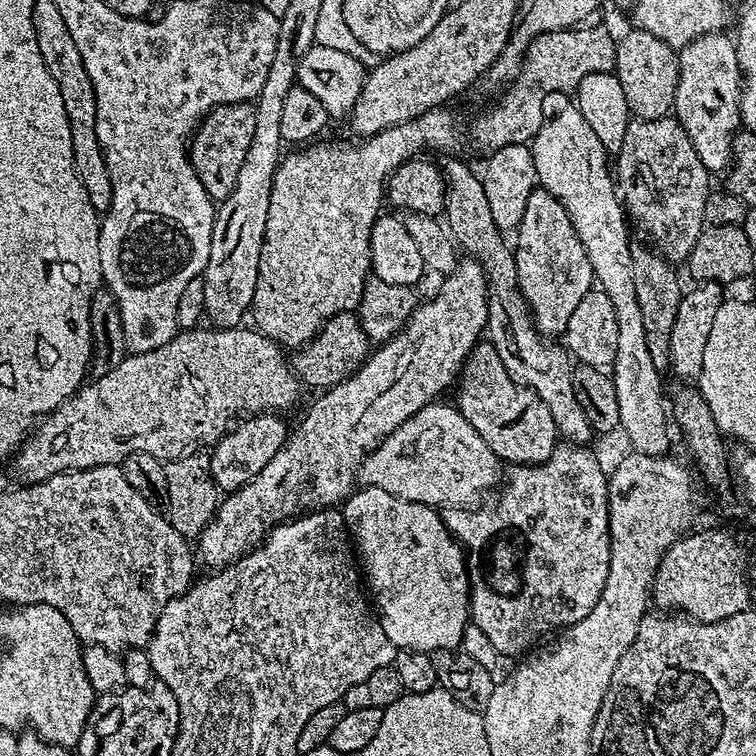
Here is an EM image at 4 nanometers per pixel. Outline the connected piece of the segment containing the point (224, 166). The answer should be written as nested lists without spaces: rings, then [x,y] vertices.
[[[248,102],[223,104],[210,110],[200,121],[190,141],[190,155],[202,186],[206,186],[213,201],[225,200],[230,190],[234,190],[238,170],[242,170],[242,162],[246,162],[246,150],[250,150],[250,141],[254,138],[255,121],[256,109]]]

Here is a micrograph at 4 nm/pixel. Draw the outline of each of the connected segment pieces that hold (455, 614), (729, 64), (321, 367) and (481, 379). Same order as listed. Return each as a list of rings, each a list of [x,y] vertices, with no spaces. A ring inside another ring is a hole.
[[[361,487],[353,491],[343,501],[342,511],[355,551],[366,569],[366,584],[378,609],[382,630],[386,630],[386,638],[390,638],[396,648],[413,648],[429,654],[439,648],[459,649],[464,639],[464,626],[470,616],[470,576],[467,571],[464,573],[465,553],[458,547],[453,533],[451,536],[447,526],[440,521],[436,513],[439,511],[435,507],[415,504],[382,488],[373,487]]]
[[[723,31],[707,32],[705,36],[691,40],[678,52],[680,73],[674,116],[686,130],[690,142],[694,142],[698,158],[702,158],[712,174],[720,171],[723,173],[733,163],[734,137],[742,124],[740,63],[733,37],[724,35]]]
[[[355,311],[340,312],[331,316],[307,344],[297,347],[293,352],[296,353],[291,353],[290,363],[297,377],[307,387],[309,384],[317,390],[325,390],[347,379],[364,363],[370,352],[370,341]]]
[[[495,343],[476,344],[462,365],[459,384],[458,410],[478,430],[493,456],[513,460],[516,466],[538,466],[556,451],[558,433],[546,402],[513,375]]]

